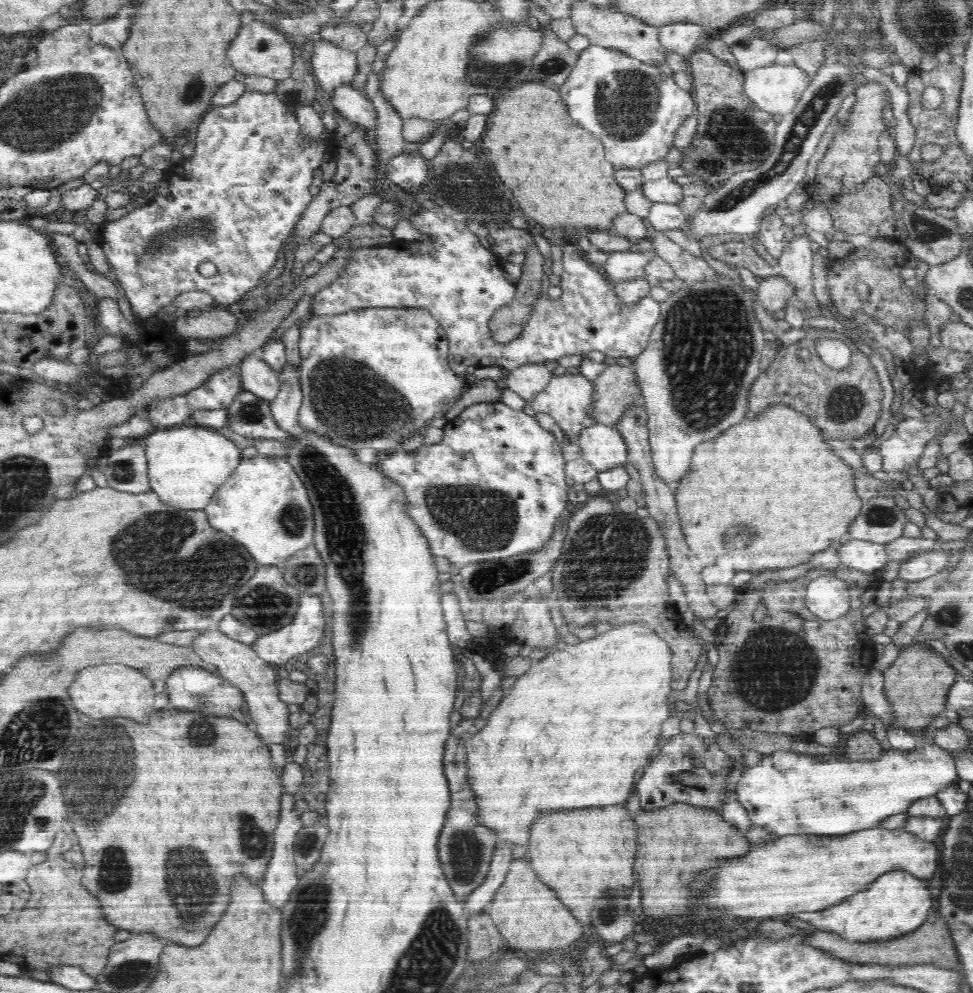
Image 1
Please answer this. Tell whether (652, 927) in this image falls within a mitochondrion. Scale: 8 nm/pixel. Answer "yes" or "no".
no

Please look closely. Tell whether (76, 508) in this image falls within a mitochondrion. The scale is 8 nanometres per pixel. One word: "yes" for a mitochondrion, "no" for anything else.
no

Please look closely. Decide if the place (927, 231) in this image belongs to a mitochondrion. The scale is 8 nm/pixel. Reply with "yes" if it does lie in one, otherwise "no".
yes

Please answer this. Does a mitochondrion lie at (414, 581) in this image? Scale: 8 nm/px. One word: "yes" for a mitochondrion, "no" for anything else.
no

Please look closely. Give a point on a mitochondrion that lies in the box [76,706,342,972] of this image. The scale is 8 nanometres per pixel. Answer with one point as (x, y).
(189, 878)

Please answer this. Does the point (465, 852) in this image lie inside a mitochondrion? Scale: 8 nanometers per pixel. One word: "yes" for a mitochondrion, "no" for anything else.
yes

